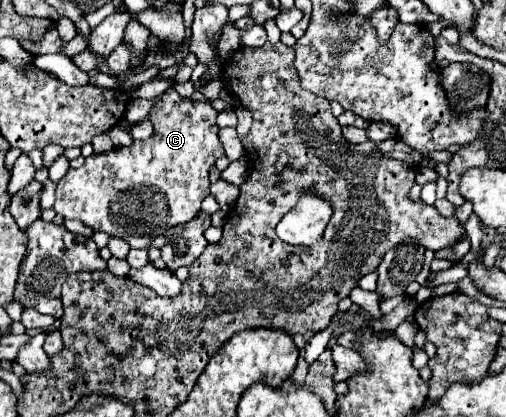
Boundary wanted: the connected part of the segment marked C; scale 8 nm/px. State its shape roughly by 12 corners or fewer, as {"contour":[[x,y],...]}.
{"contour":[[166,90],[150,138],[92,154],[56,214],[150,248],[224,156],[210,102]]}

